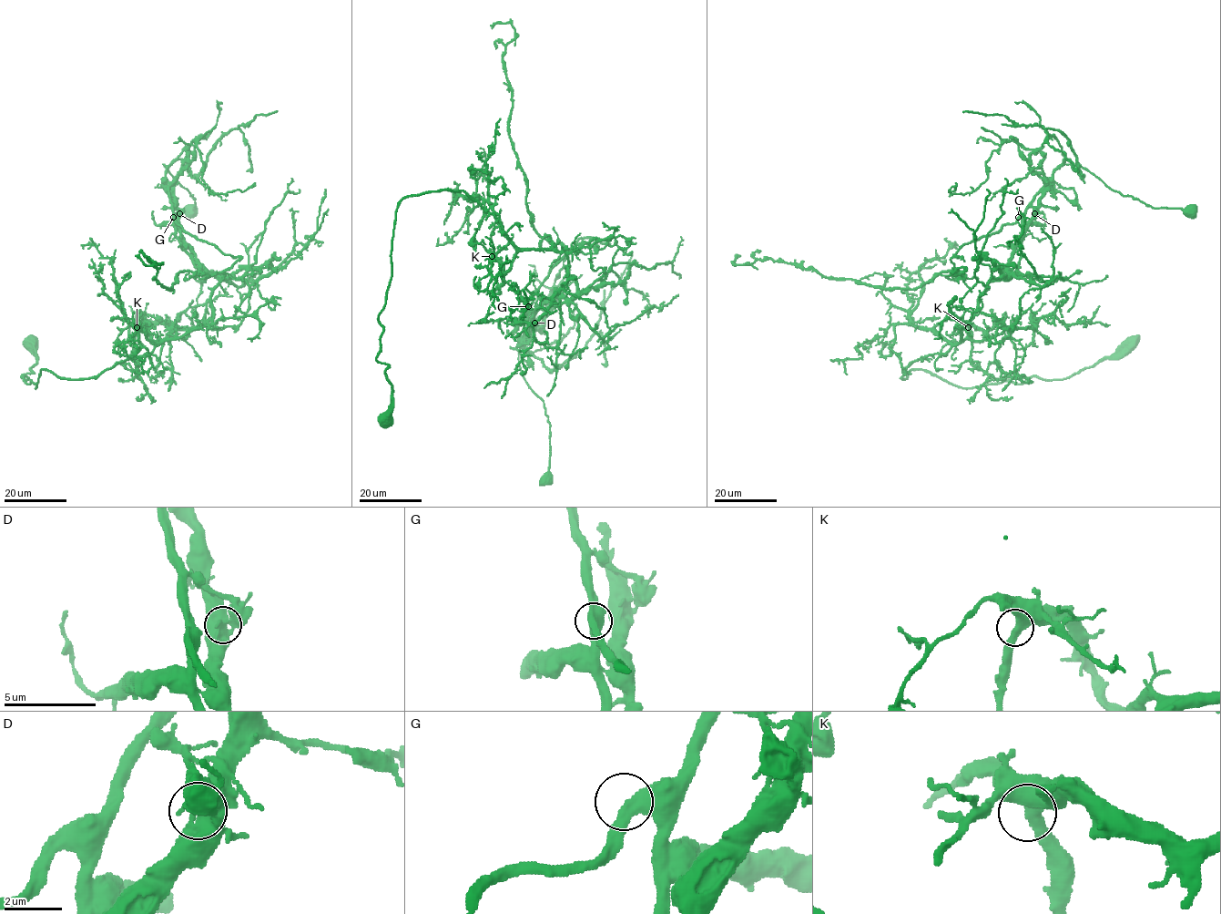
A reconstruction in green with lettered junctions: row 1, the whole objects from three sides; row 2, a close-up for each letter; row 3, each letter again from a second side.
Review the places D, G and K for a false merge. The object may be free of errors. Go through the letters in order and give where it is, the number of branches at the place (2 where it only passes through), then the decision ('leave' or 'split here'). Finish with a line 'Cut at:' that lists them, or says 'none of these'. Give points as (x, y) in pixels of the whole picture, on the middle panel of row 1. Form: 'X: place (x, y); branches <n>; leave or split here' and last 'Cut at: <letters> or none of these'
D: place (534, 323); branches 2; split here
G: place (528, 306); branches 2; leave
K: place (492, 256); branches 2; leave
Cut at: D

